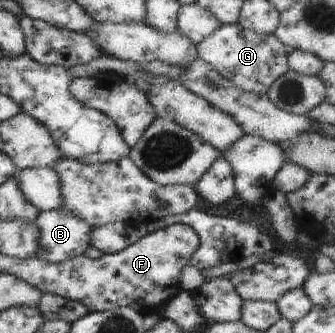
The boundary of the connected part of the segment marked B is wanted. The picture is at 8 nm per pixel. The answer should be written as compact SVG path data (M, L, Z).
M63 208L41 211L34 223L39 233L35 257L43 262L60 263L89 247L91 227Z

